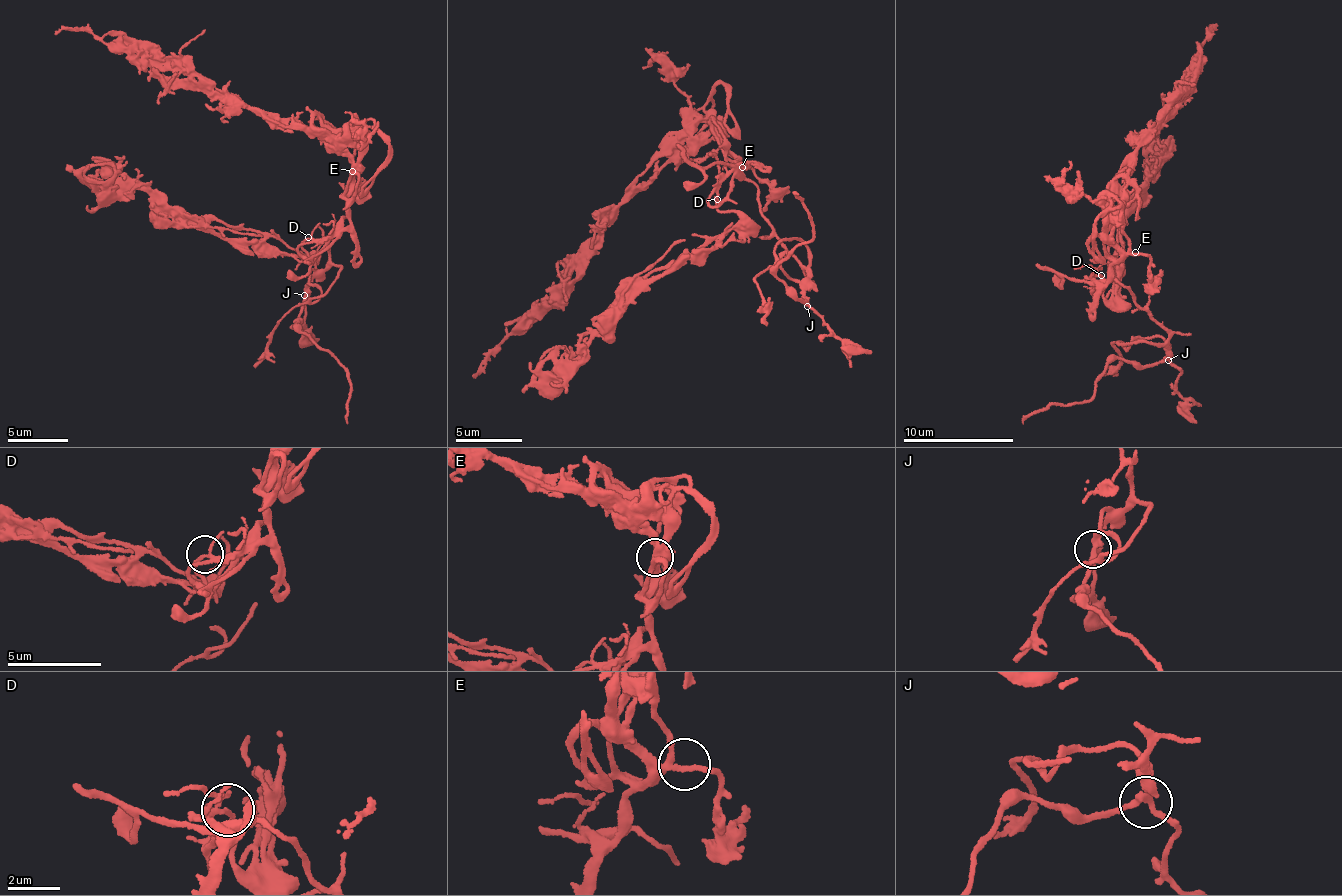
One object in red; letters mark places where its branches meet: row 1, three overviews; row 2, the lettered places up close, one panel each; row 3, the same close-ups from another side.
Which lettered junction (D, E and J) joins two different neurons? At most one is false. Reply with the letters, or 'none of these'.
none of these

